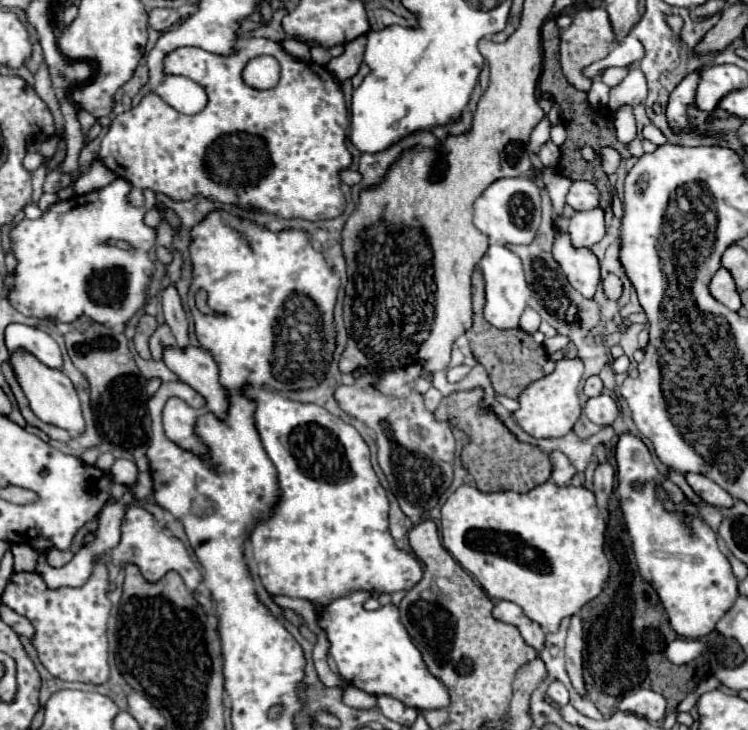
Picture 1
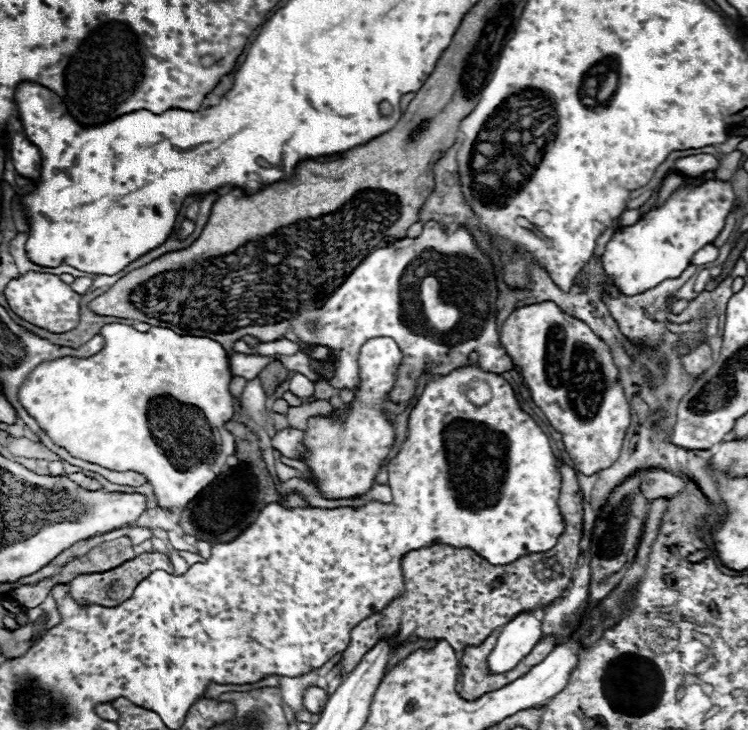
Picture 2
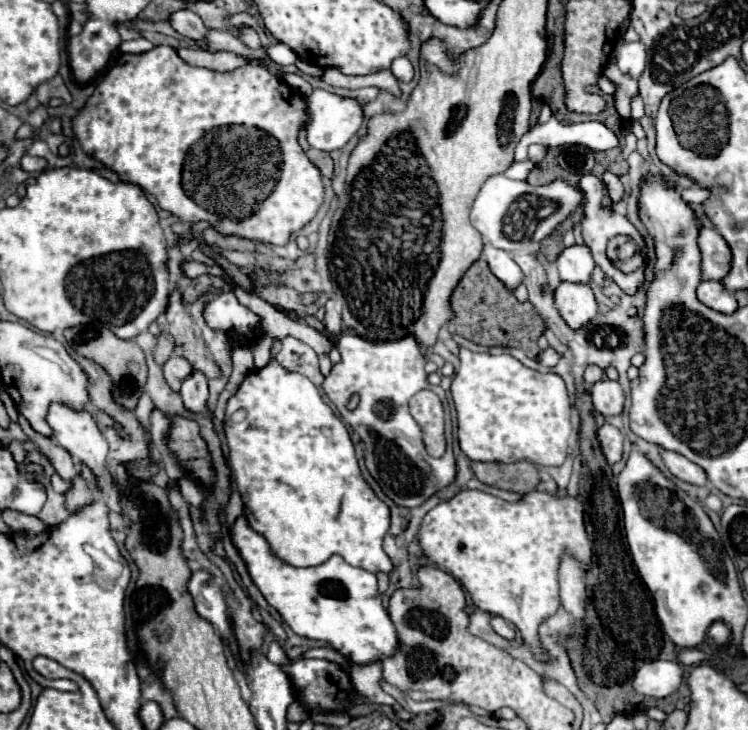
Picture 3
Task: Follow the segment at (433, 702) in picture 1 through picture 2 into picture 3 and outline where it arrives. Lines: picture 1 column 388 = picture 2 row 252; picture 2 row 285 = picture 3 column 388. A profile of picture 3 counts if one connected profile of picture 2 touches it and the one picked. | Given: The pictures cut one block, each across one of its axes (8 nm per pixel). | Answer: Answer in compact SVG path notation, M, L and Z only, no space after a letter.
M238 518L234 524L234 546L238 548L252 582L258 586L266 602L282 614L294 634L328 642L358 666L380 662L396 652L396 628L382 606L376 576L372 572L354 568L340 556L332 556L320 566L294 568L270 552L268 542L246 524L246 518Z

